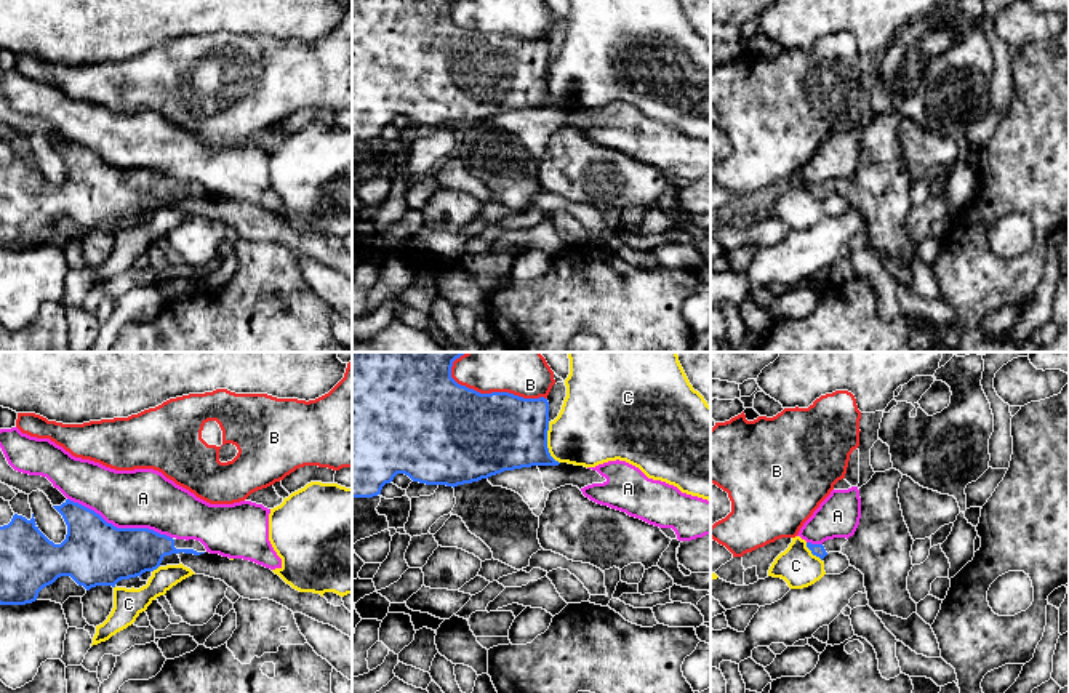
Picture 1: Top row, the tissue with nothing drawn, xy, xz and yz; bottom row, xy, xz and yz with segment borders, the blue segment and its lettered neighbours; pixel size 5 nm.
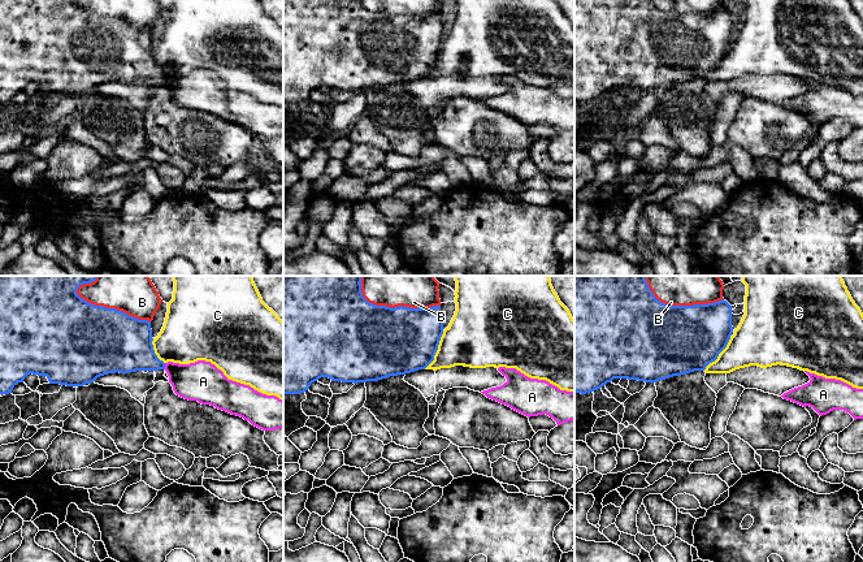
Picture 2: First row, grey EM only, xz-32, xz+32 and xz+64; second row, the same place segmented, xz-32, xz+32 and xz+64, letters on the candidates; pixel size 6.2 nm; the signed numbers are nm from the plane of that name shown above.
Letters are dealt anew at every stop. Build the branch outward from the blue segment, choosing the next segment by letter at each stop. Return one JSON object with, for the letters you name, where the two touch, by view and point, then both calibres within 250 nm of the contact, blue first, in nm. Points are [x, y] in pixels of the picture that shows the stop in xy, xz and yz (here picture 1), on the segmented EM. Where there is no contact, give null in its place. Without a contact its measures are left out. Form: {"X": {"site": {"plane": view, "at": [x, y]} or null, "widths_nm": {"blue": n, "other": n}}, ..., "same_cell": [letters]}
{"same_cell": []}

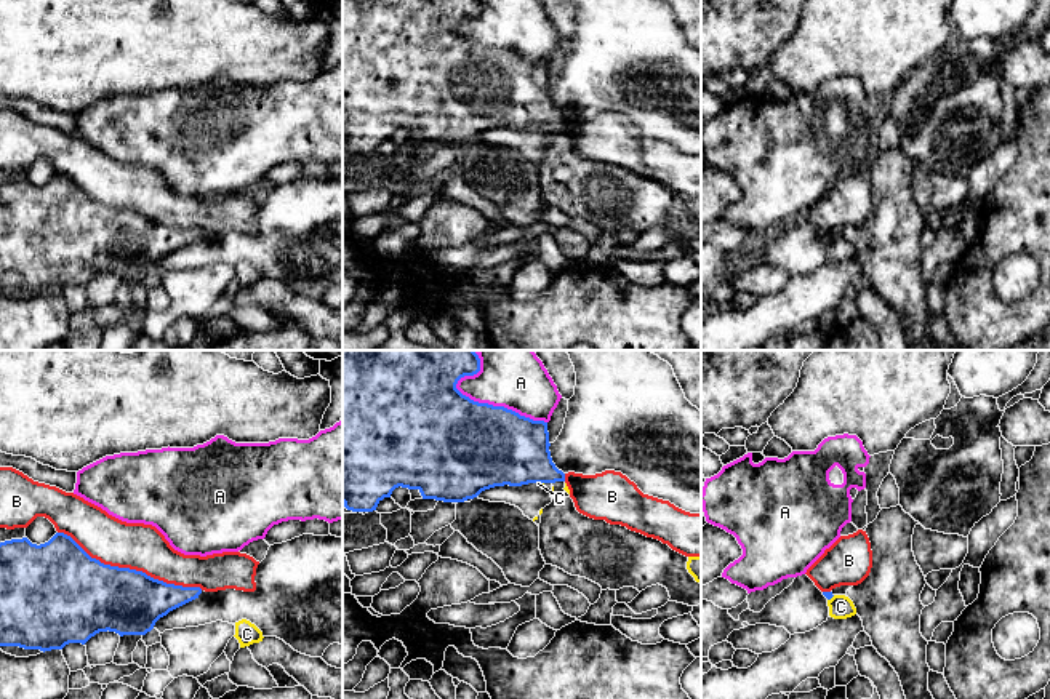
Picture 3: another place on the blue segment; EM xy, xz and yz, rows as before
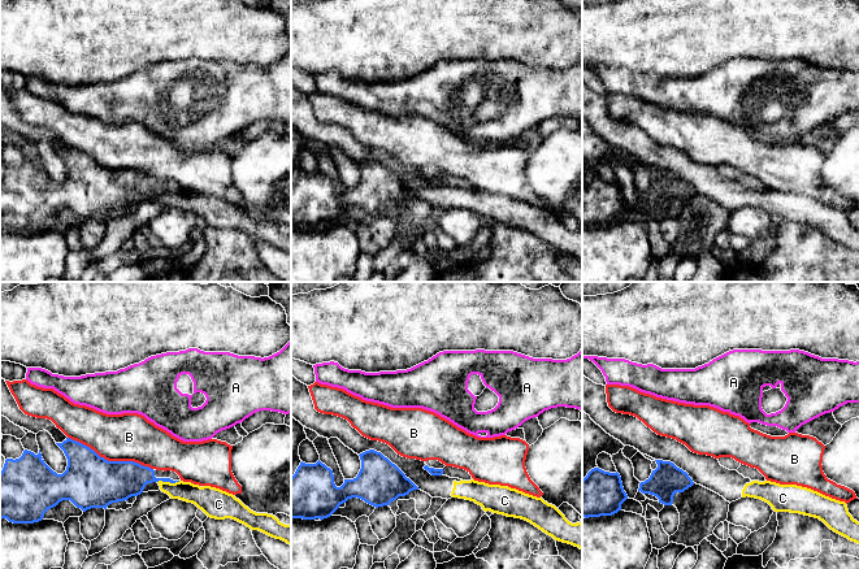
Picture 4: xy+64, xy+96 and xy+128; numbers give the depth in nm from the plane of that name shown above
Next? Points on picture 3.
{"same_cell": []}

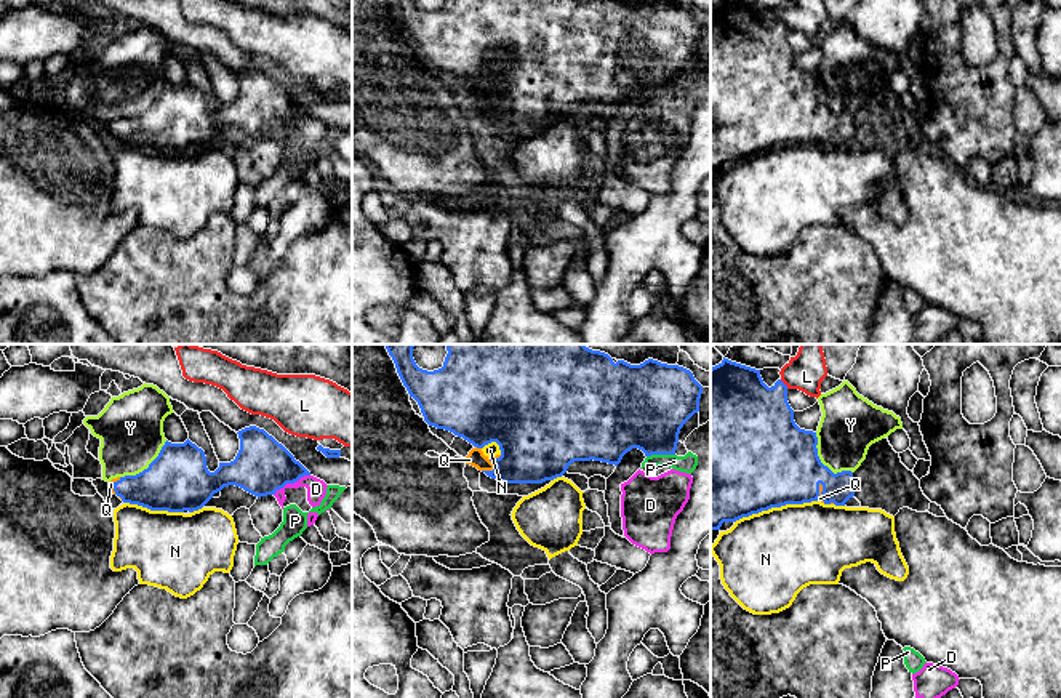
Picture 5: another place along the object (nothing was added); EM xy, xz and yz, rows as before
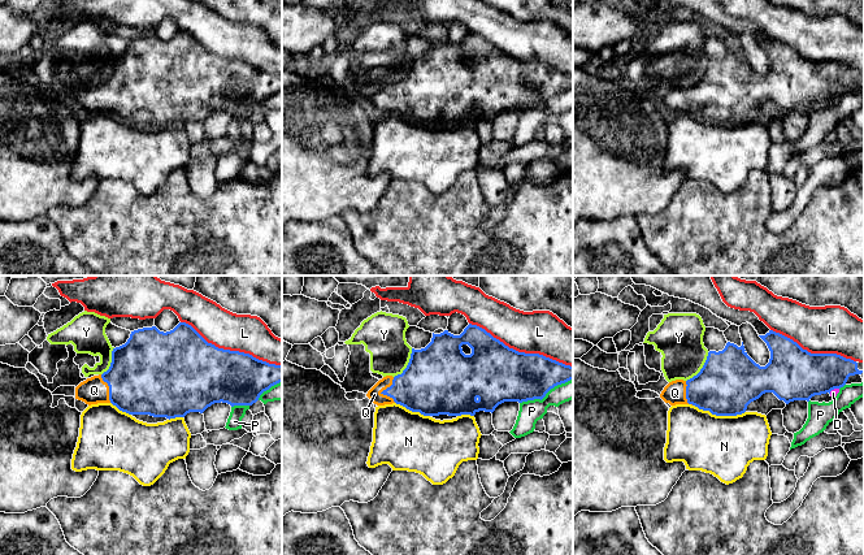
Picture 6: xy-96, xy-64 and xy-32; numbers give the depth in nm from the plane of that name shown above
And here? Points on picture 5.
{"Q": {"site": {"plane": "xz", "at": [488, 471]}, "widths_nm": {"blue": 320, "other": 90}}, "same_cell": ["Q"]}

